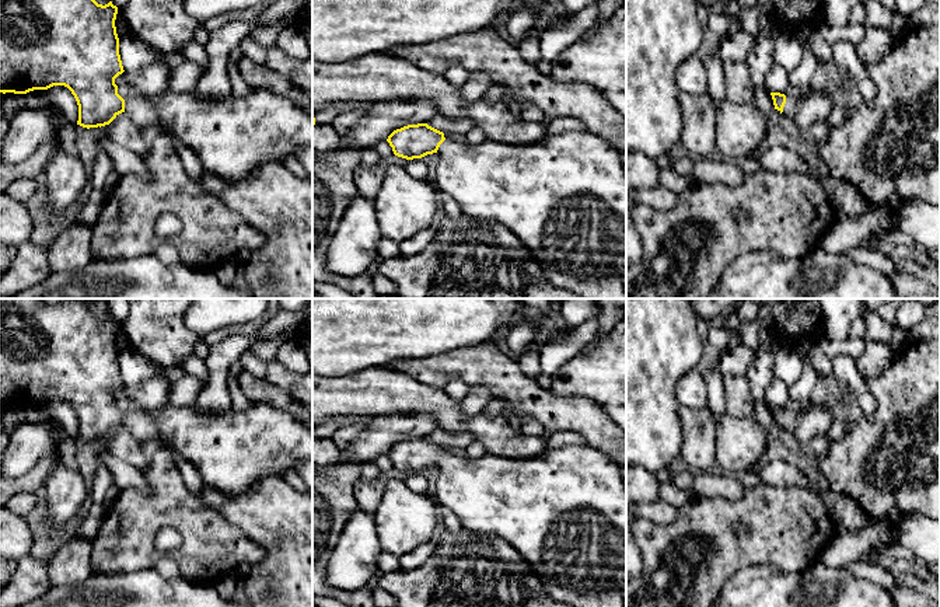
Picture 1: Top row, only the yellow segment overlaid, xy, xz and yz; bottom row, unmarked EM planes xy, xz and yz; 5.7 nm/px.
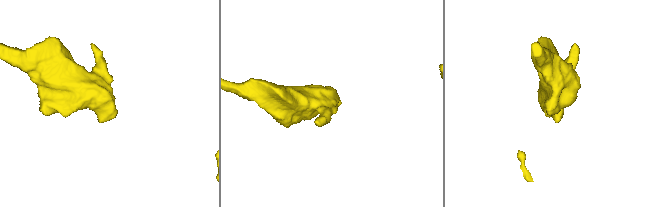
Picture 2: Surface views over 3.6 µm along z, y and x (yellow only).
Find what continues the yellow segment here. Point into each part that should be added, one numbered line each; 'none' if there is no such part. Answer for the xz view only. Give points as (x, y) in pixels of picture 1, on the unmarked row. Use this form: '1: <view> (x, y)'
1: xz (545, 506)

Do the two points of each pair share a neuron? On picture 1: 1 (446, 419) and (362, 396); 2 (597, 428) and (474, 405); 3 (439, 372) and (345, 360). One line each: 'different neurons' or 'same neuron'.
1: same neuron
2: different neurons
3: different neurons

